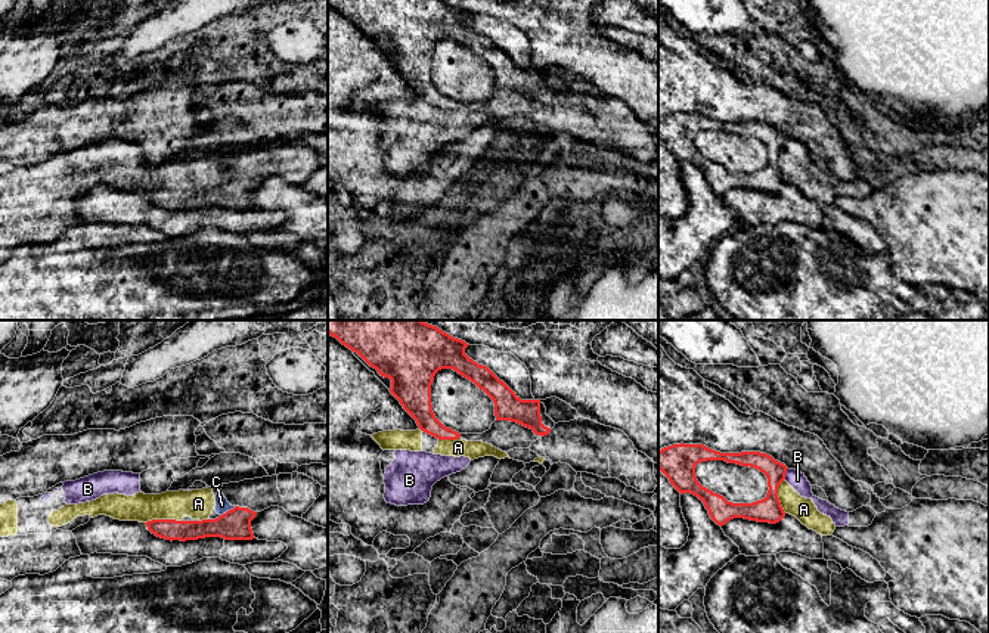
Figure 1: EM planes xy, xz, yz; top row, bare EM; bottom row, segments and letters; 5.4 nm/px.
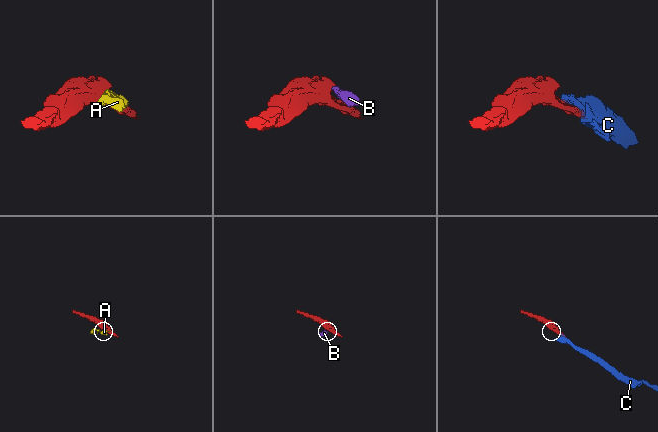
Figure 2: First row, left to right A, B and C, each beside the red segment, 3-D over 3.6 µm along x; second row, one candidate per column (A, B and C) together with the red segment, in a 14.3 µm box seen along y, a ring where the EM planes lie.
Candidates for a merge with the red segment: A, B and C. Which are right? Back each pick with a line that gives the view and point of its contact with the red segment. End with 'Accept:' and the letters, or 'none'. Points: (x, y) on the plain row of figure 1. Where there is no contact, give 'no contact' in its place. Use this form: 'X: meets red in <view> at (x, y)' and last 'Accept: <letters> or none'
Accept: none

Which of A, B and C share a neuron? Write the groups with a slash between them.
A B C

